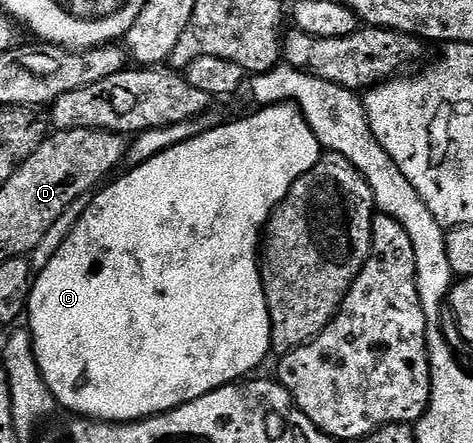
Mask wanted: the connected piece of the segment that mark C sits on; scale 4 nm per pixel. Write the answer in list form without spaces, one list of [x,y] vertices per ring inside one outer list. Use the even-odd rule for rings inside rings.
[[[286,103],[286,104],[283,104],[283,105],[266,105],[266,106],[264,106],[264,107],[261,107],[261,108],[258,108],[258,109],[257,109],[257,110],[256,110],[256,111],[257,111],[257,112],[258,112],[258,113],[253,113],[253,114],[251,114],[251,115],[250,115],[250,117],[245,117],[245,118],[243,118],[243,119],[242,119],[242,121],[233,121],[233,122],[231,122],[231,123],[230,123],[230,125],[221,125],[221,126],[219,126],[219,127],[218,127],[218,129],[213,129],[213,130],[211,130],[211,131],[210,131],[210,133],[209,133],[209,130],[208,130],[208,131],[205,131],[205,132],[202,132],[202,134],[201,134],[201,136],[199,136],[199,137],[194,137],[194,138],[193,138],[193,140],[191,140],[191,141],[185,141],[185,142],[184,142],[184,144],[182,144],[182,145],[176,145],[176,147],[174,147],[174,148],[173,148],[173,149],[169,149],[169,150],[168,150],[168,151],[167,151],[167,152],[166,152],[166,153],[161,153],[161,154],[160,154],[160,155],[159,155],[159,156],[157,156],[157,157],[153,157],[153,158],[151,158],[151,159],[150,159],[150,160],[149,160],[149,161],[144,161],[144,162],[142,162],[142,163],[141,163],[141,164],[138,164],[138,165],[137,165],[137,166],[136,166],[136,167],[137,167],[137,168],[138,168],[138,169],[133,169],[133,170],[131,170],[131,171],[130,171],[130,173],[129,173],[129,174],[127,174],[127,175],[126,175],[126,177],[125,177],[125,178],[123,178],[123,179],[122,179],[122,181],[121,181],[121,182],[119,182],[119,183],[118,183],[118,185],[117,185],[117,186],[115,186],[115,187],[114,187],[114,189],[109,189],[109,190],[107,190],[107,191],[106,191],[106,193],[105,193],[105,202],[103,202],[103,203],[102,203],[102,205],[101,205],[101,206],[99,206],[99,207],[98,207],[98,209],[97,209],[97,210],[95,210],[95,211],[94,211],[94,213],[93,213],[93,214],[91,214],[91,215],[90,215],[90,217],[89,217],[89,218],[87,218],[87,219],[86,219],[86,221],[85,221],[85,226],[81,226],[81,225],[77,225],[77,226],[75,226],[75,227],[74,227],[74,229],[73,229],[73,234],[71,234],[71,235],[70,235],[70,237],[69,237],[69,238],[67,238],[67,239],[66,239],[66,241],[65,241],[65,243],[64,243],[64,244],[63,244],[63,245],[62,245],[62,247],[61,247],[61,250],[59,250],[59,251],[58,251],[58,253],[57,253],[57,258],[55,258],[55,259],[54,259],[54,261],[53,261],[53,262],[51,262],[51,263],[50,263],[50,265],[49,265],[49,266],[47,266],[47,267],[46,267],[46,269],[45,269],[45,270],[43,270],[43,271],[42,271],[42,273],[41,273],[41,270],[40,270],[40,273],[39,273],[39,276],[38,276],[38,277],[37,277],[37,278],[36,278],[36,281],[35,281],[35,284],[34,284],[34,287],[33,287],[33,296],[32,296],[32,297],[30,297],[30,298],[29,298],[29,312],[28,312],[28,314],[27,314],[27,322],[28,322],[28,321],[29,321],[29,324],[27,324],[27,325],[28,325],[28,328],[29,328],[29,329],[30,329],[30,330],[31,330],[31,332],[32,332],[32,336],[33,336],[33,351],[34,351],[34,355],[35,355],[35,357],[36,357],[36,363],[37,363],[37,368],[38,368],[38,369],[40,369],[40,373],[41,373],[41,377],[42,377],[42,379],[44,379],[44,381],[45,381],[45,383],[46,383],[46,385],[47,385],[47,387],[48,387],[48,388],[49,388],[49,389],[50,389],[50,391],[51,391],[51,392],[52,392],[52,393],[53,393],[53,397],[54,397],[54,399],[55,399],[55,400],[56,400],[56,401],[57,401],[57,403],[58,403],[58,406],[60,406],[60,408],[61,408],[61,409],[62,409],[62,410],[64,410],[64,408],[65,408],[65,409],[70,409],[70,411],[71,411],[71,412],[73,412],[73,413],[77,413],[77,414],[73,414],[73,415],[80,415],[80,416],[81,416],[81,417],[82,417],[82,418],[85,418],[85,419],[92,419],[92,420],[94,420],[94,421],[103,421],[103,422],[106,422],[106,423],[132,423],[132,422],[135,422],[135,421],[143,421],[143,420],[145,420],[145,418],[147,418],[147,417],[155,417],[155,416],[157,416],[157,414],[159,414],[159,413],[170,413],[170,412],[171,412],[171,411],[172,411],[172,409],[177,409],[177,408],[178,408],[178,407],[179,407],[179,406],[181,406],[181,405],[186,405],[186,404],[187,404],[187,403],[191,403],[191,402],[192,402],[192,401],[194,401],[194,400],[195,400],[195,399],[199,399],[199,398],[200,398],[200,397],[202,397],[202,396],[203,396],[203,395],[207,395],[207,394],[208,394],[208,393],[214,393],[214,392],[215,392],[215,390],[217,390],[217,389],[222,389],[222,388],[223,388],[223,386],[224,386],[224,385],[231,385],[231,384],[234,384],[234,383],[237,383],[237,382],[240,382],[240,381],[241,381],[241,380],[242,380],[242,379],[245,379],[245,378],[248,378],[248,377],[249,377],[249,376],[250,376],[250,374],[252,374],[252,373],[249,373],[249,372],[251,372],[251,371],[252,371],[252,369],[257,369],[257,368],[259,368],[259,367],[260,367],[260,365],[261,365],[261,360],[263,360],[263,359],[264,359],[264,357],[265,357],[265,356],[267,356],[267,355],[268,355],[268,356],[270,356],[270,353],[271,353],[271,346],[272,346],[272,344],[273,344],[273,322],[272,322],[272,321],[270,321],[270,319],[269,319],[269,304],[268,304],[268,303],[267,303],[267,299],[266,299],[266,298],[265,298],[265,283],[264,283],[264,281],[262,281],[262,279],[261,279],[261,266],[260,266],[260,264],[259,264],[259,246],[260,246],[260,245],[261,245],[261,244],[262,244],[262,241],[263,241],[263,230],[264,230],[264,228],[265,228],[265,226],[266,226],[266,225],[268,225],[268,223],[269,223],[269,219],[270,219],[270,217],[272,217],[272,216],[273,216],[273,211],[274,211],[274,209],[276,209],[276,208],[277,208],[277,206],[278,206],[278,205],[280,205],[280,204],[281,204],[281,202],[282,202],[282,201],[284,201],[284,200],[285,200],[285,196],[286,196],[286,195],[287,195],[287,194],[289,194],[289,189],[290,189],[290,188],[292,188],[292,186],[293,186],[293,184],[295,184],[295,183],[296,183],[296,182],[297,182],[297,181],[298,181],[298,179],[299,179],[299,178],[301,178],[301,176],[302,176],[302,175],[303,175],[303,174],[304,174],[304,173],[306,173],[306,172],[307,172],[307,171],[311,171],[311,170],[312,170],[312,169],[313,169],[313,168],[314,168],[314,167],[315,167],[315,163],[316,163],[316,162],[317,162],[317,160],[319,160],[319,158],[320,158],[320,157],[321,157],[321,155],[322,155],[322,152],[323,152],[323,150],[322,150],[322,147],[321,147],[321,144],[320,144],[320,143],[319,143],[319,139],[318,139],[318,138],[317,138],[317,137],[316,137],[316,136],[315,136],[315,134],[314,134],[314,133],[313,133],[313,132],[312,132],[312,131],[311,131],[311,127],[310,127],[310,126],[309,126],[309,124],[308,124],[308,123],[307,123],[307,119],[306,119],[306,118],[305,118],[305,116],[304,116],[304,115],[303,115],[303,114],[301,114],[301,110],[300,110],[300,109],[298,109],[298,108],[297,108],[297,106],[296,106],[296,105],[294,105],[294,104],[292,104],[292,103]]]

